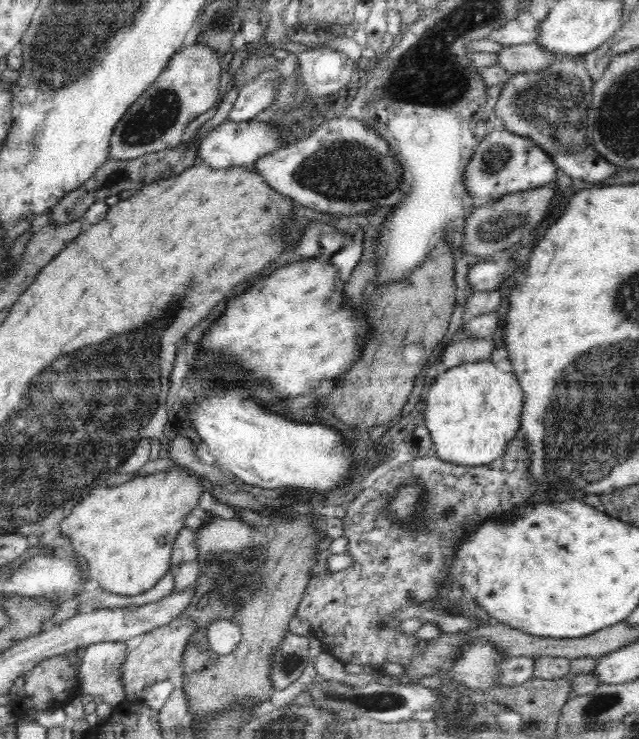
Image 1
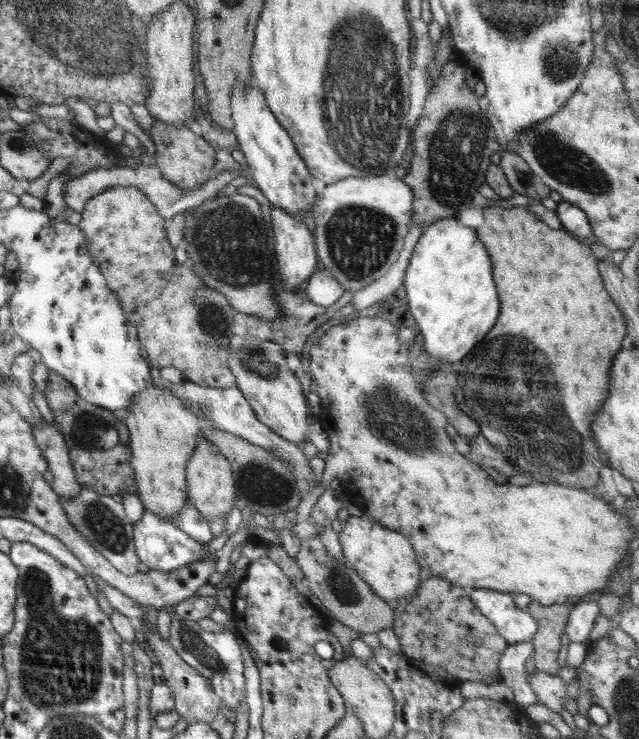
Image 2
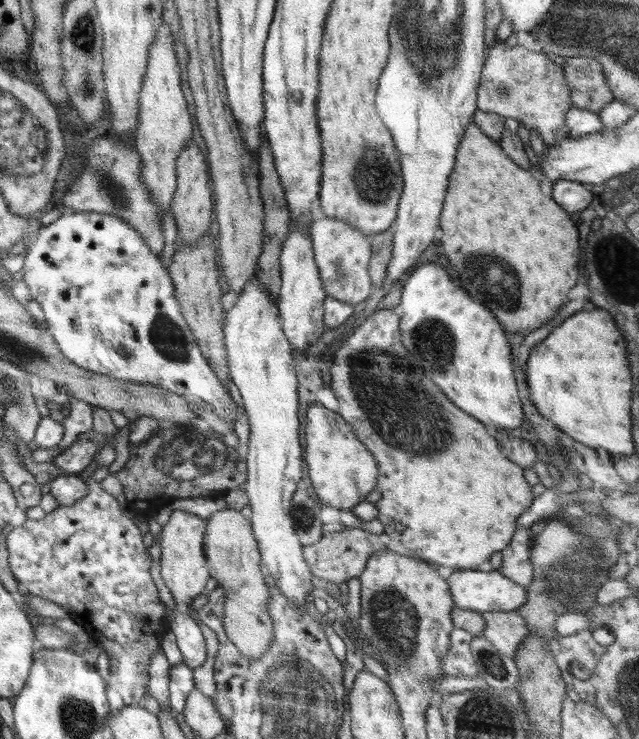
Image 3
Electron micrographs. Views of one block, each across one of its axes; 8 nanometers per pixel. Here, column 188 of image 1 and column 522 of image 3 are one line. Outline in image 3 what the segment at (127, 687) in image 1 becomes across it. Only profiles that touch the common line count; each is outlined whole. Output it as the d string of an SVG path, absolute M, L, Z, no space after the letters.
M482 612L486 628L482 635L501 653L513 656L528 636L525 618L518 612Z

